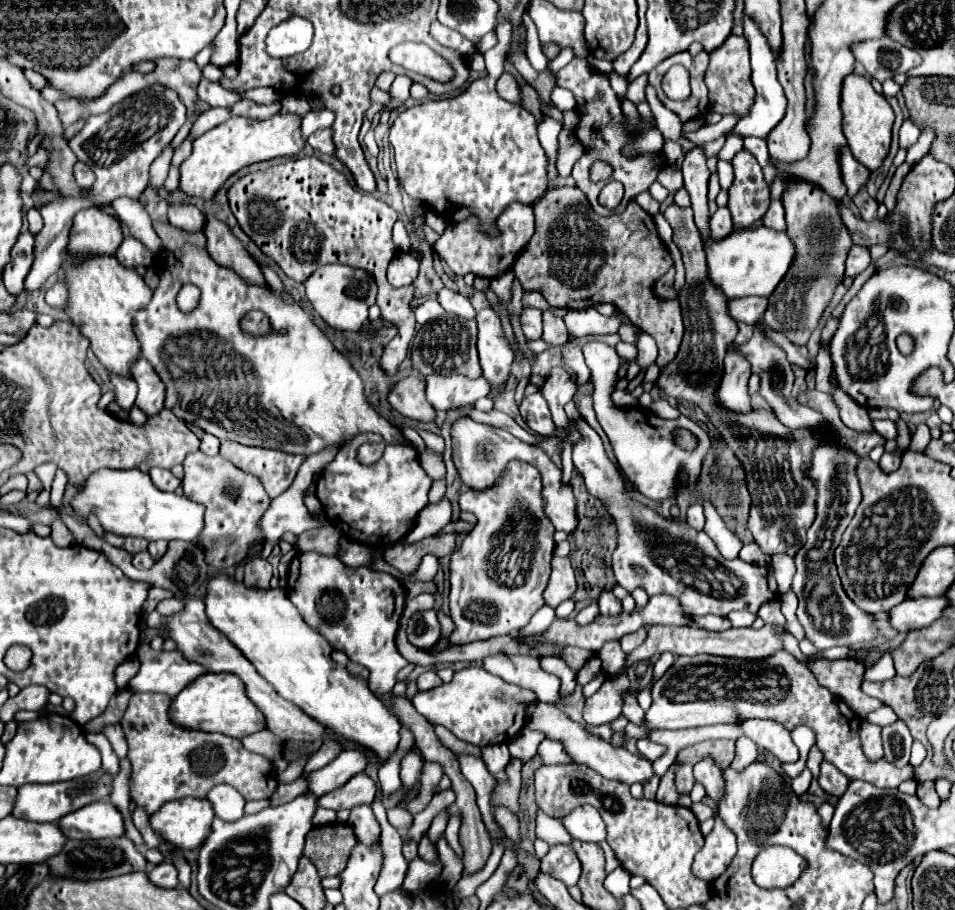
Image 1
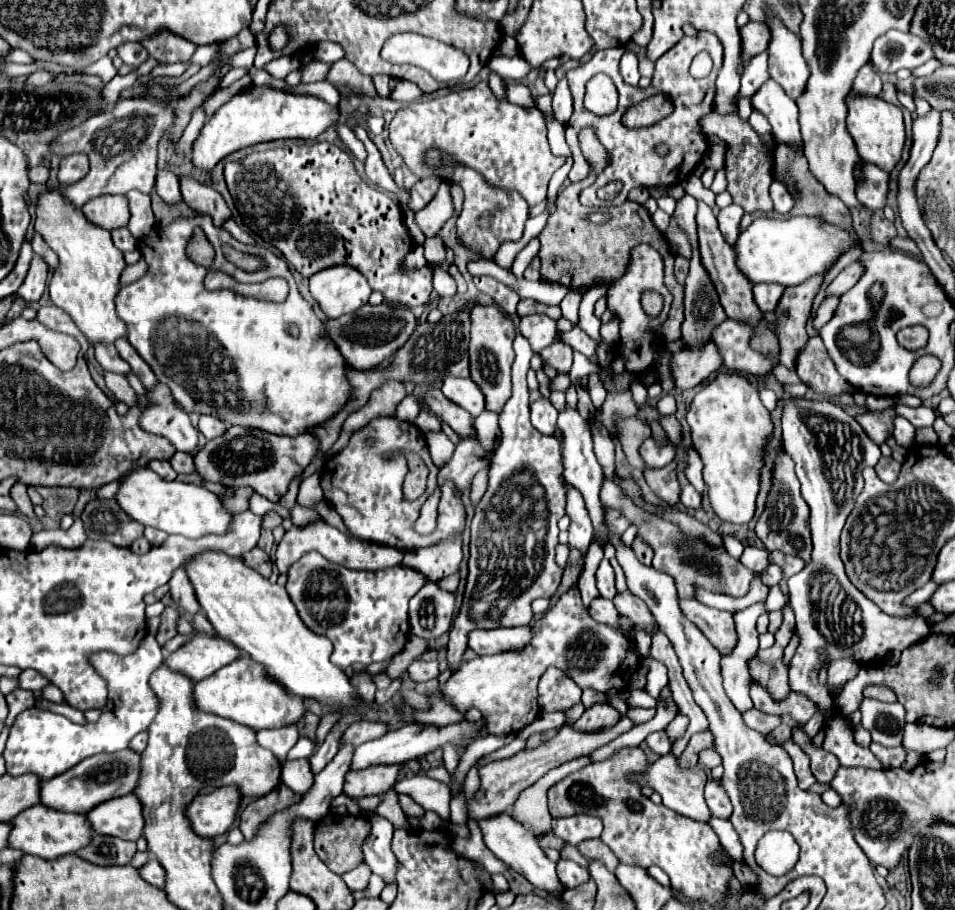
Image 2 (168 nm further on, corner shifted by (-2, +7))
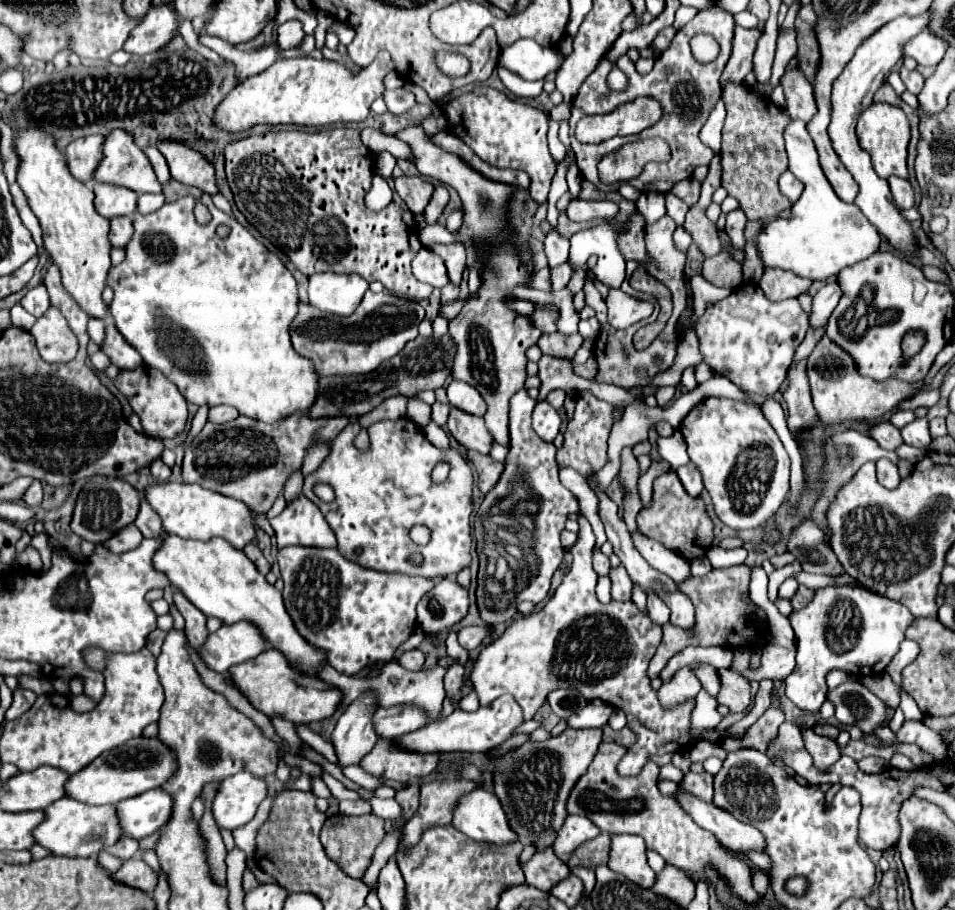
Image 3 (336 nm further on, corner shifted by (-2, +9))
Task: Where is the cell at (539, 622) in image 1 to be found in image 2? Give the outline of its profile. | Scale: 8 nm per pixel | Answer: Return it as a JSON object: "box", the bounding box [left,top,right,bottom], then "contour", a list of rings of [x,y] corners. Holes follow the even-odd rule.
{"box":[468,627,532,655],"contour":[[[510,627],[510,629],[490,629],[490,631],[470,631],[468,645],[476,655],[496,655],[504,651],[522,649],[532,639],[530,627]]]}

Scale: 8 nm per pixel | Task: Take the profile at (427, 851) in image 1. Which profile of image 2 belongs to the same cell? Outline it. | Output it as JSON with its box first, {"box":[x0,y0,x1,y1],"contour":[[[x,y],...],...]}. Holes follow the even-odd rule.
{"box":[400,795,424,817],"contour":[[[400,795],[400,805],[402,805],[402,811],[408,816],[420,817],[424,813],[424,809],[410,795]]]}

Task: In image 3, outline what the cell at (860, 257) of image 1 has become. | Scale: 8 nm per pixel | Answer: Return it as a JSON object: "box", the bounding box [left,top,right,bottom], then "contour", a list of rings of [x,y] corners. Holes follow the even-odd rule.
{"box":[810,279,842,327],"contour":[[[836,279],[828,281],[816,295],[814,295],[814,301],[812,301],[812,315],[810,315],[810,325],[812,327],[820,327],[820,325],[826,325],[830,313],[834,311],[834,307],[838,305],[842,297],[842,289],[838,285]]]}

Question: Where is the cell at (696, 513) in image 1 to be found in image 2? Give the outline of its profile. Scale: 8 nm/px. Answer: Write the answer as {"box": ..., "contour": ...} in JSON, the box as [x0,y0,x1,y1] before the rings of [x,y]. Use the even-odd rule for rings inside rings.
{"box":[682,483,700,509],"contour":[[[690,483],[682,487],[682,505],[692,507],[692,509],[700,507],[700,493]]]}

